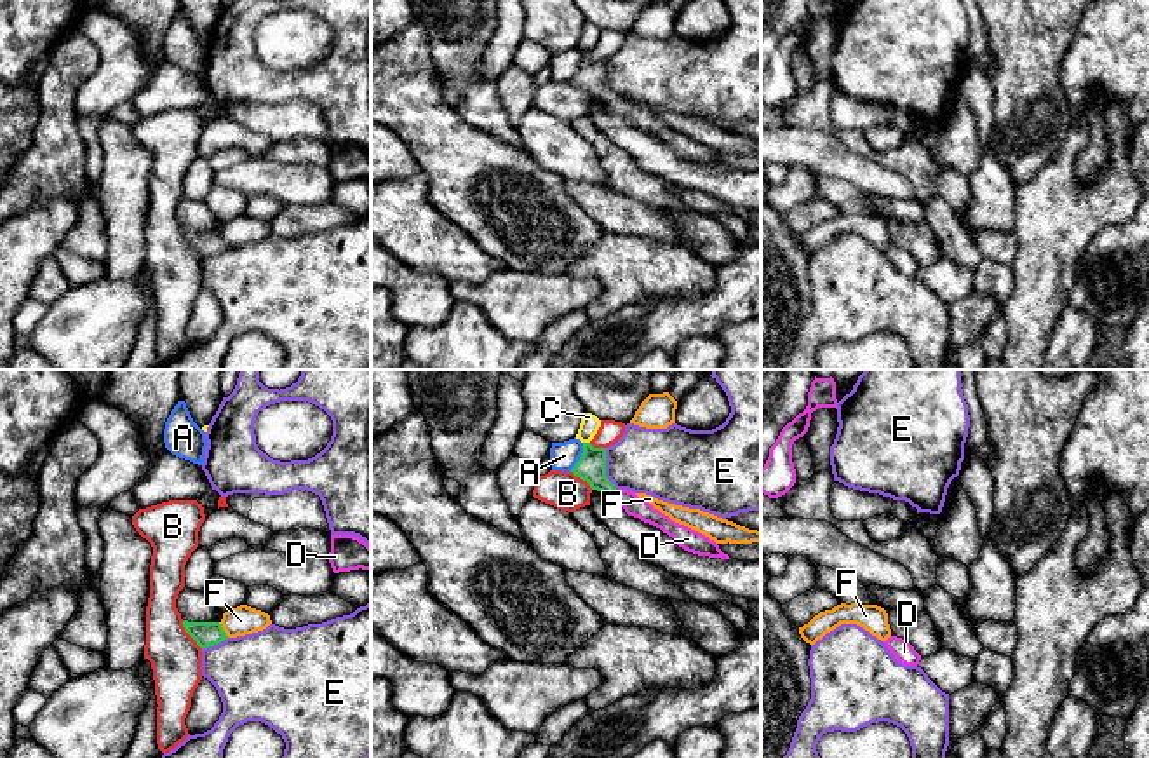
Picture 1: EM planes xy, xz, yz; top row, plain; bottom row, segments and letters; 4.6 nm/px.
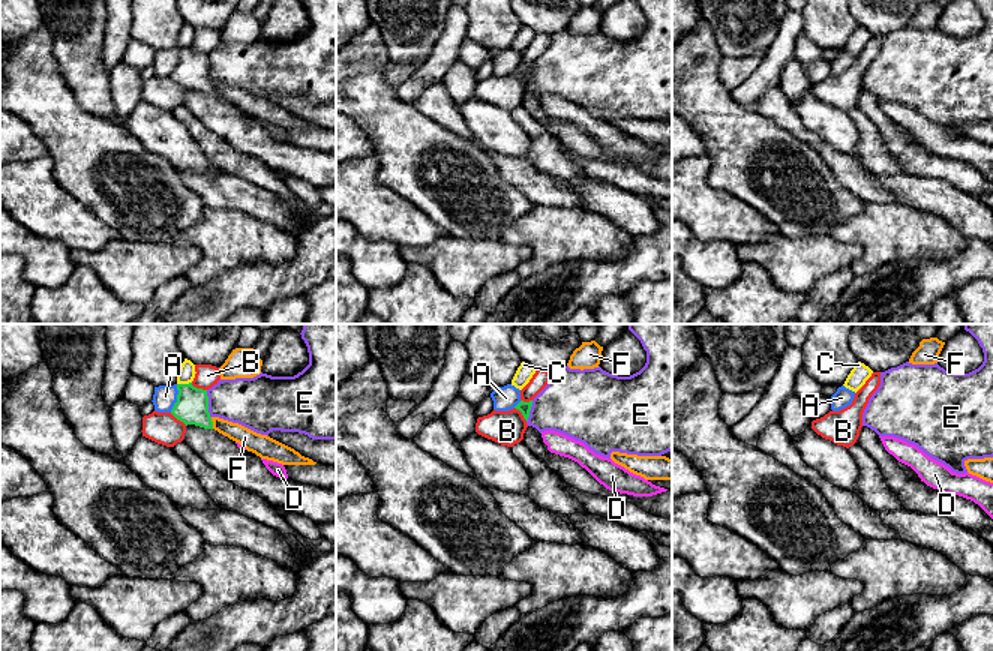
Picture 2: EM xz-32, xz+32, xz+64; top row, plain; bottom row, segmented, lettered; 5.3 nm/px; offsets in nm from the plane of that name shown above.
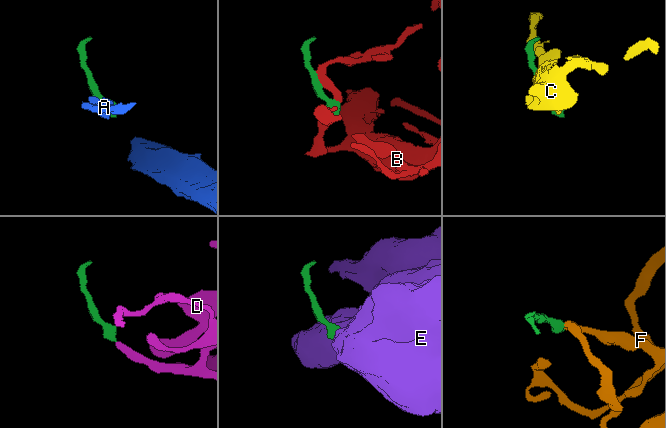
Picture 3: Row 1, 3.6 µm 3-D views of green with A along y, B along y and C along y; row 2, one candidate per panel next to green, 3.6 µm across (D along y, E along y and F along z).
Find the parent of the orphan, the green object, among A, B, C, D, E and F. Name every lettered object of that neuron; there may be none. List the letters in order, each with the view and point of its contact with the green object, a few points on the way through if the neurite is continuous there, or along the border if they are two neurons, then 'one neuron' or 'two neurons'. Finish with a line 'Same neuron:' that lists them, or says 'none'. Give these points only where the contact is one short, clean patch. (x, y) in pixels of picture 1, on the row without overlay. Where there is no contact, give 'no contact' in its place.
A: contact xz (580, 67); border xz (584, 53), (584, 61), (570, 81); two neurons
B: contact xy (188, 243); two neurons
C: contact xz (587, 53); border xz (584, 51), (589, 53); two neurons
D: contact xz (613, 101); way xz (591, 77), (613, 101), (634, 115); one neuron
E: contact xz (604, 79); border xz (604, 58), (604, 86), (617, 98); two neurons
F: contact xy (221, 239); border xy (218, 232), (228, 246); two neurons
Same neuron: D

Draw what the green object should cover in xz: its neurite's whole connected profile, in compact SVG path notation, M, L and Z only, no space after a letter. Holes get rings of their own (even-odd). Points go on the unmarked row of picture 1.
M583 52L583 63L571 82L587 91L592 99L613 105L618 115L623 117L628 125L639 127L641 131L660 138L684 160L698 166L729 169L729 166L724 164L709 146L672 131L649 112L639 108L634 101L616 99L615 94L606 87L606 58L594 58L590 52Z

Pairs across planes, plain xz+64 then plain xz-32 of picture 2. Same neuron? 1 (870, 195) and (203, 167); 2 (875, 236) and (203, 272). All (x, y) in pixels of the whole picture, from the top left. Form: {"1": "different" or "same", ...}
{"1": "different", "2": "same"}

